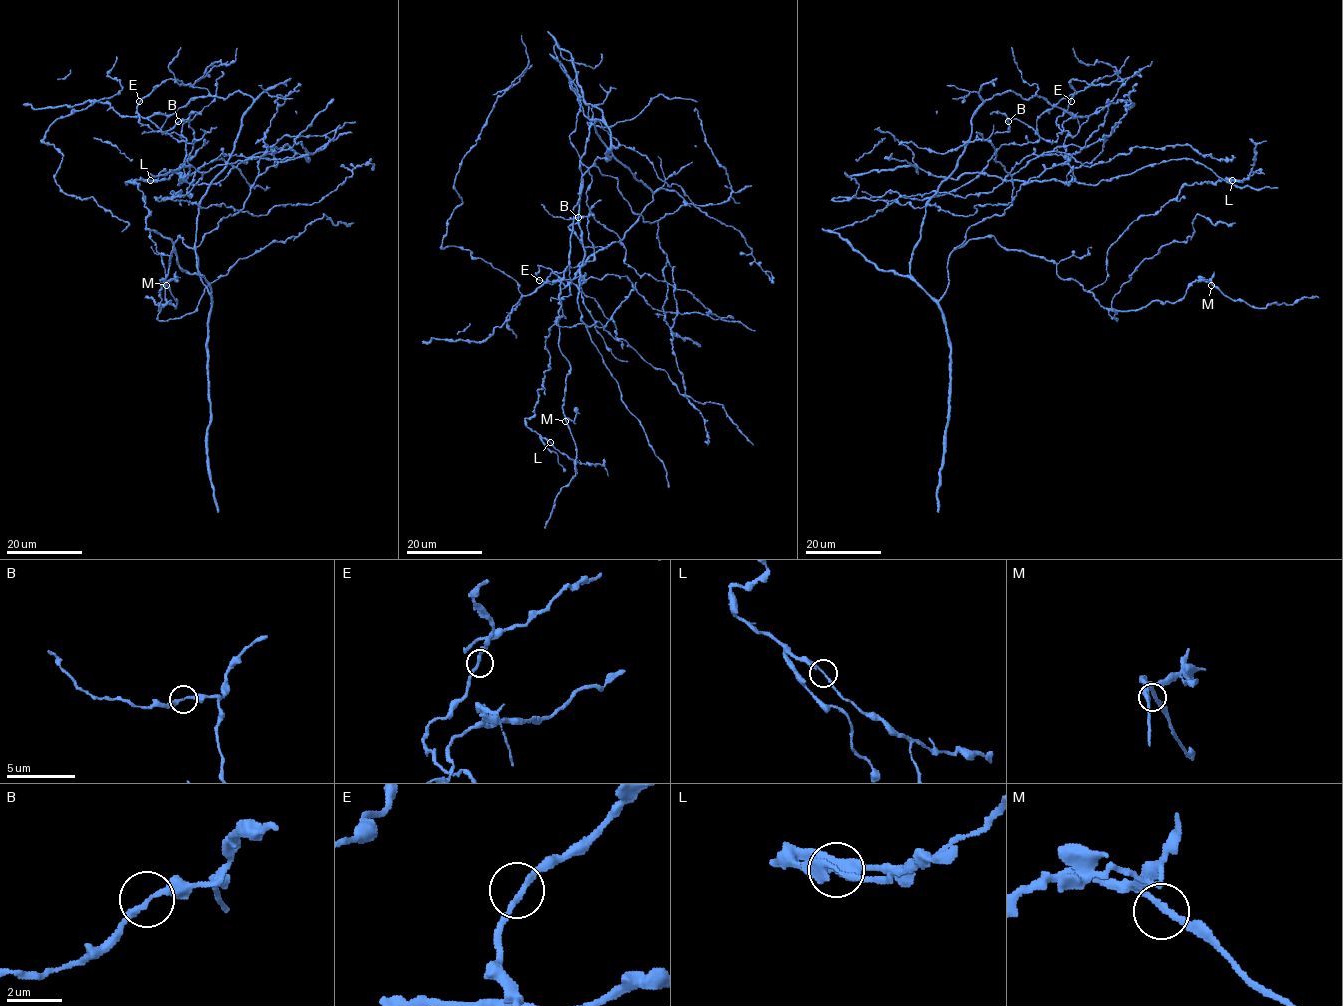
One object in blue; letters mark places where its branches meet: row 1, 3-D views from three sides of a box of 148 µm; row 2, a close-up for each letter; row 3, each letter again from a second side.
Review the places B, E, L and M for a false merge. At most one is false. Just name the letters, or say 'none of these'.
none of these

